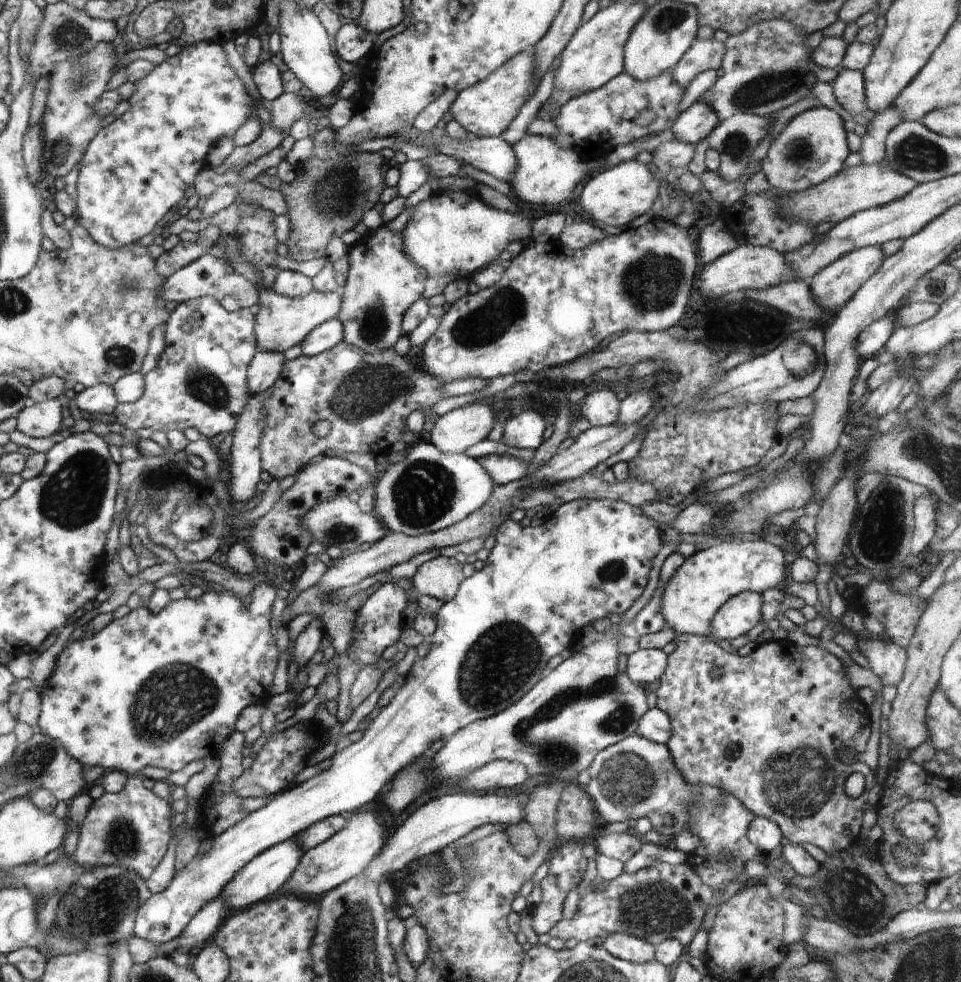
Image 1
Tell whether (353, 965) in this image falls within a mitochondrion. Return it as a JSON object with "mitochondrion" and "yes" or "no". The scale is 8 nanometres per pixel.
{"mitochondrion":"yes"}

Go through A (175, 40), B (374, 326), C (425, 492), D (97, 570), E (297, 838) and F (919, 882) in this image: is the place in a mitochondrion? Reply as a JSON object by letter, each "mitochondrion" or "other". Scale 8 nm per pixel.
{"A":"other","B":"mitochondrion","C":"mitochondrion","D":"other","E":"other","F":"other"}

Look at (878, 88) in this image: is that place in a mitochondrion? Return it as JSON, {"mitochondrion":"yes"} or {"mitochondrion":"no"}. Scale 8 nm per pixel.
{"mitochondrion":"no"}

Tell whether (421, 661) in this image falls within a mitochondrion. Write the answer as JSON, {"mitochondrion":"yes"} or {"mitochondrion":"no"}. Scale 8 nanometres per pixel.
{"mitochondrion":"no"}

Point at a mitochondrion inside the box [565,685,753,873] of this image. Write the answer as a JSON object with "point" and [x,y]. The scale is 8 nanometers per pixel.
{"point":[626,777]}

